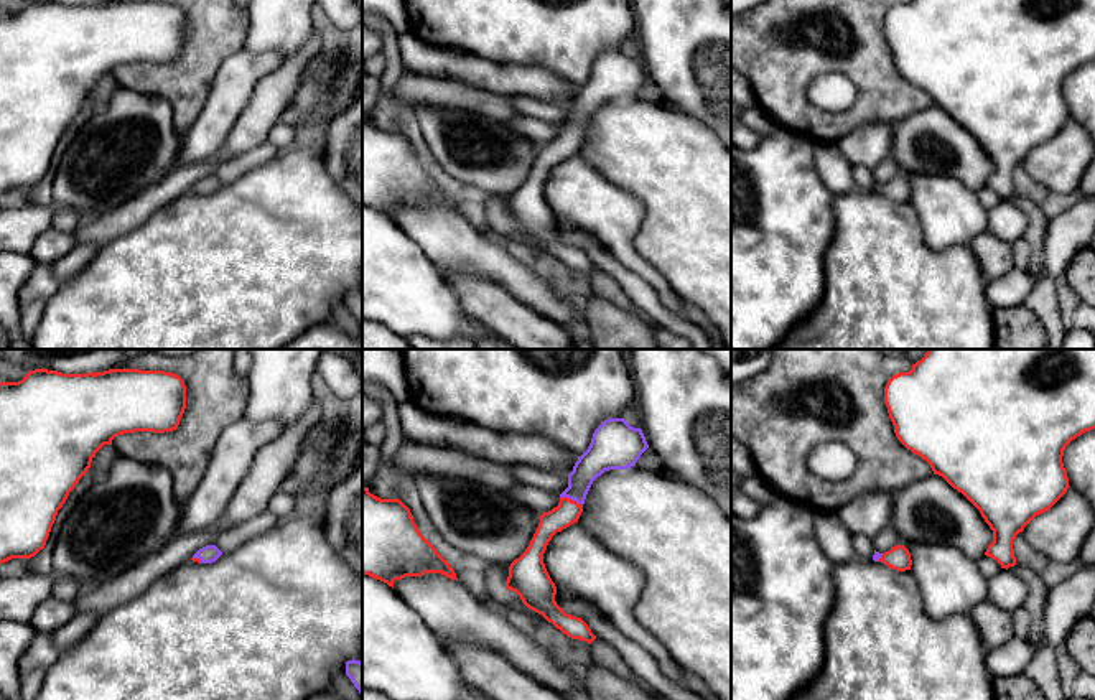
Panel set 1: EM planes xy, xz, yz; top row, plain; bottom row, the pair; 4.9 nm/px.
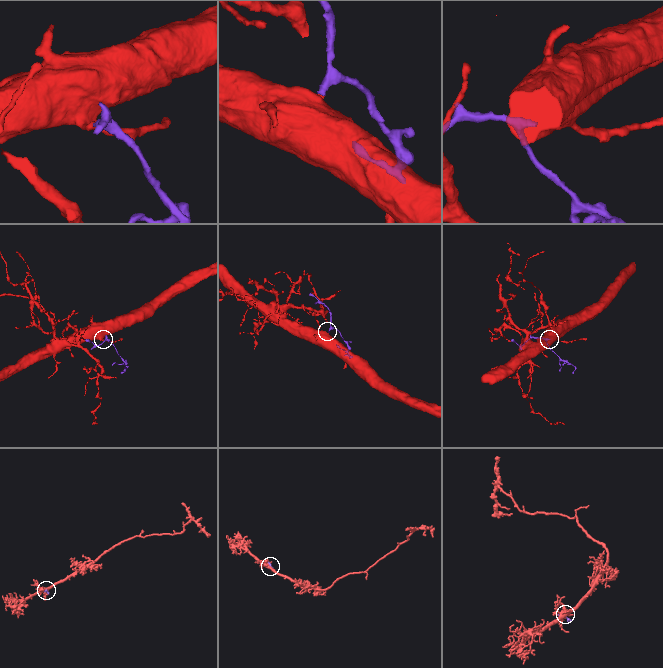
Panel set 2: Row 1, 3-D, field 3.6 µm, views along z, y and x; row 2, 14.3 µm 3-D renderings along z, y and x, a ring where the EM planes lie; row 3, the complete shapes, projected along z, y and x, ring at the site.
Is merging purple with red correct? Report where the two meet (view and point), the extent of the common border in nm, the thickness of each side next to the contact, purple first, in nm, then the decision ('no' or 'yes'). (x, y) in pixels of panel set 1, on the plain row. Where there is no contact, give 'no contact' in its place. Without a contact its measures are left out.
xz (572, 130) | 120 nm | 150/120 nm | yes

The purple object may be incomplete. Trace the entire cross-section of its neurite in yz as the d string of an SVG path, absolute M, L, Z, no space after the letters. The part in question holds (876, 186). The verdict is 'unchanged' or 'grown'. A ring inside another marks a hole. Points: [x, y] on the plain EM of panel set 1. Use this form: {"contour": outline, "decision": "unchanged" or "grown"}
{"contour": "M896 176L884 184L874 181L873 191L881 193L897 203L911 201L912 196L911 184L904 176Z", "decision": "grown"}

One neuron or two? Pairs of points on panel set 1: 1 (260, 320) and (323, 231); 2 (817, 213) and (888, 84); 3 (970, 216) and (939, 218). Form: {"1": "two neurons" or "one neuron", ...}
{"1": "one neuron", "2": "two neurons", "3": "one neuron"}

